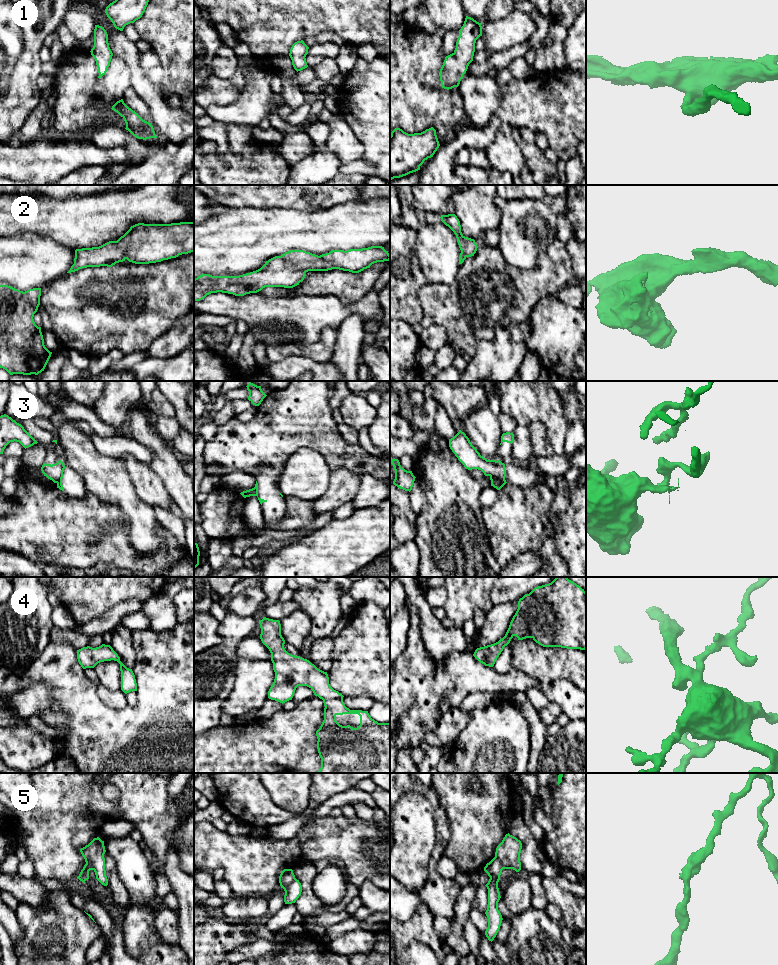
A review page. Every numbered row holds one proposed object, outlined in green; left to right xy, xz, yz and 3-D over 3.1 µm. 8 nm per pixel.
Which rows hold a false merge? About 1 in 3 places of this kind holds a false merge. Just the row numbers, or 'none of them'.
3, 5

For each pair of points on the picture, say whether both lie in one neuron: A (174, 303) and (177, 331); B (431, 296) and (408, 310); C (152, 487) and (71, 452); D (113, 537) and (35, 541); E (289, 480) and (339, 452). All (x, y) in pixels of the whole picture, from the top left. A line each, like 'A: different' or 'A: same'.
A: different
B: different
C: different
D: same
E: different

